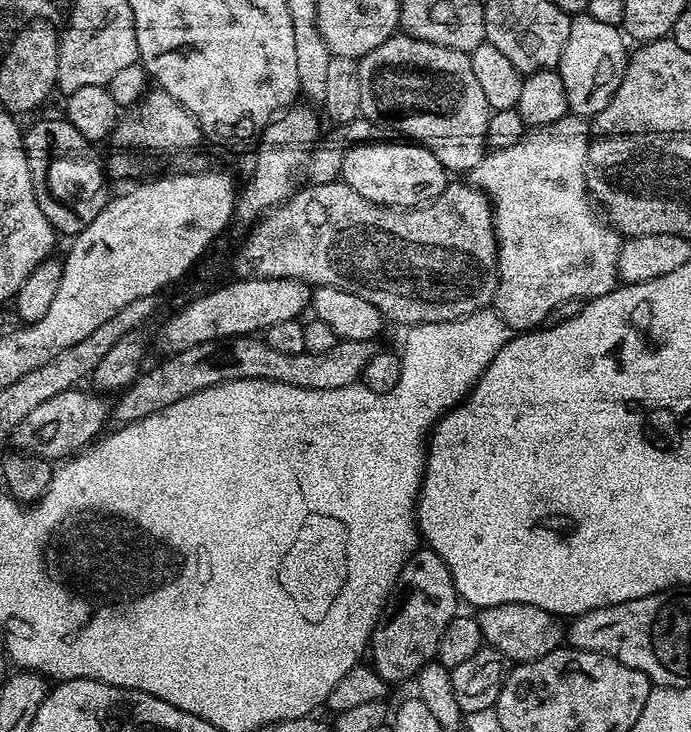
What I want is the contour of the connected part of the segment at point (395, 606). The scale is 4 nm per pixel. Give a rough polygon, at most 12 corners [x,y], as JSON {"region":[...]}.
{"region":[[417,547],[370,641],[389,685],[436,660],[458,614],[446,562]]}

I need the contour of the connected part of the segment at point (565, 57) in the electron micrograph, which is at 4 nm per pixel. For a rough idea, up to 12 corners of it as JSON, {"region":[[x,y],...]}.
{"region":[[572,16],[558,65],[571,115],[606,110],[628,65],[617,25]]}

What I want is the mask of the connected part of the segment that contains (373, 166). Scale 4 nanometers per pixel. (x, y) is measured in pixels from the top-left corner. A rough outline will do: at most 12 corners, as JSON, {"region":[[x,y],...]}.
{"region":[[415,142],[353,144],[340,175],[362,198],[418,208],[450,173]]}

